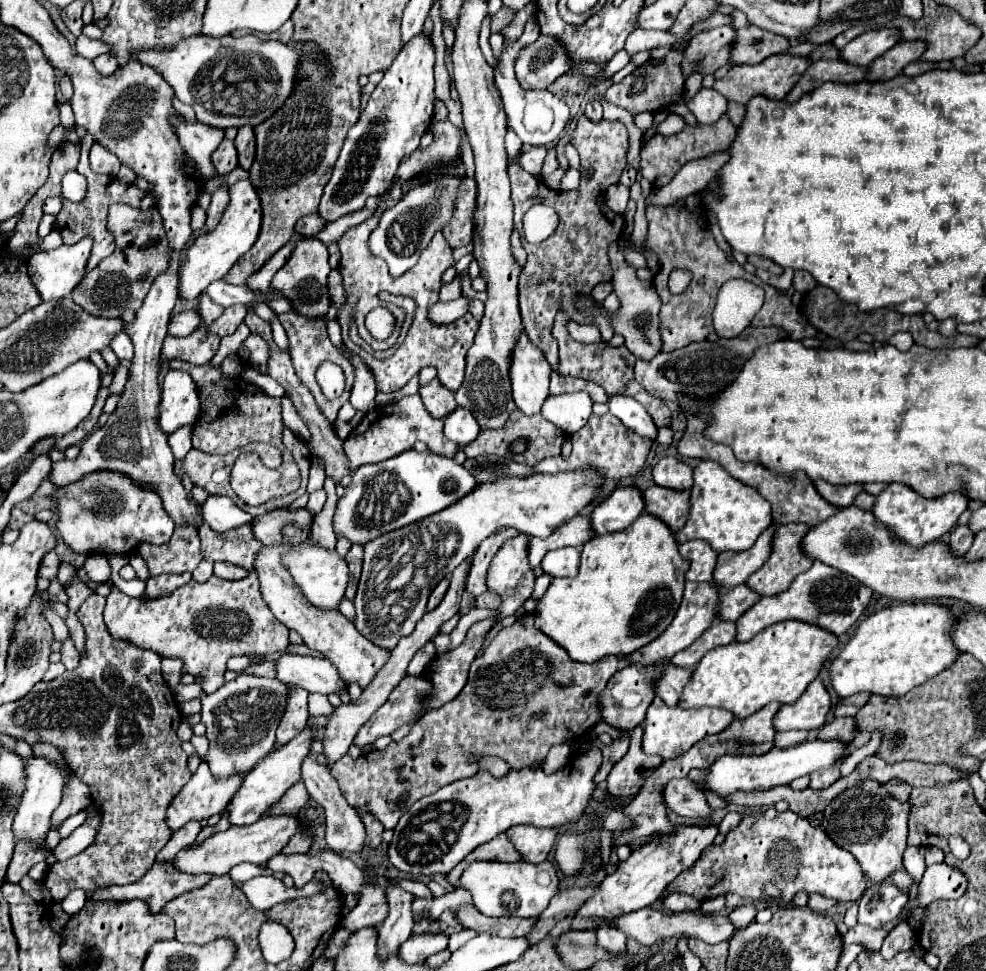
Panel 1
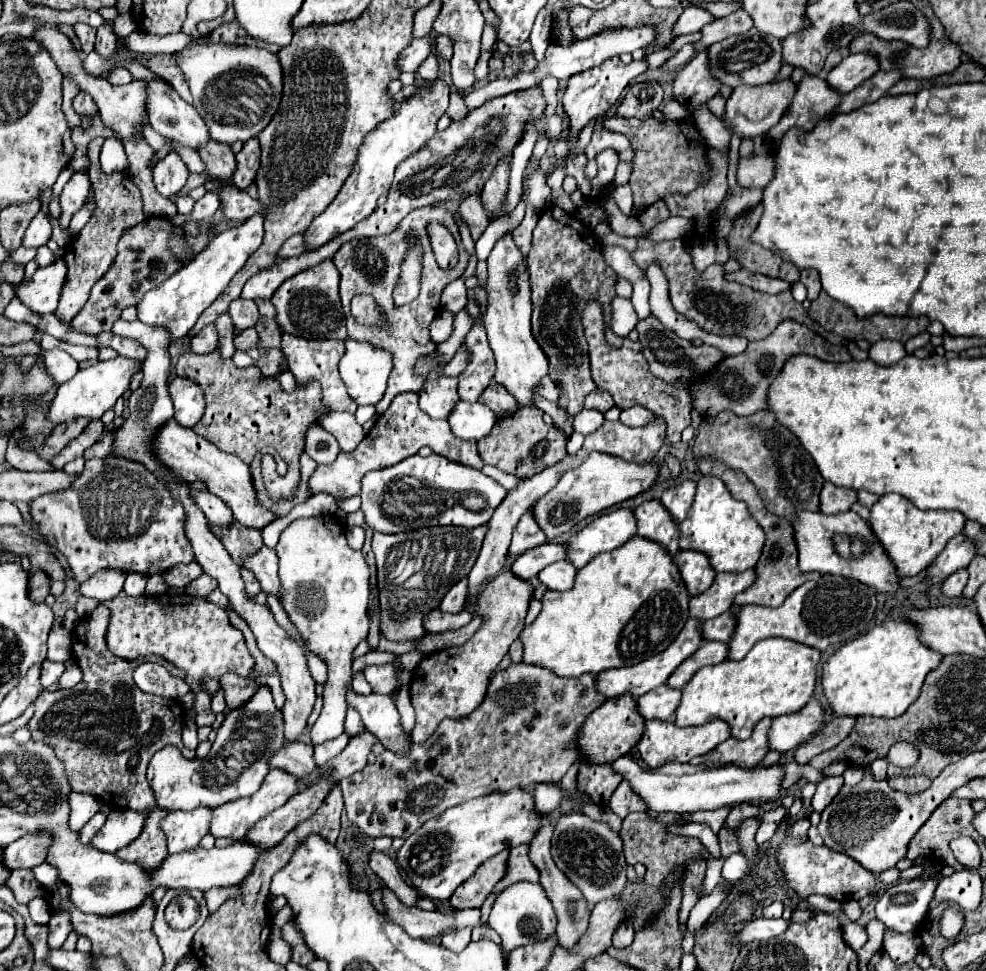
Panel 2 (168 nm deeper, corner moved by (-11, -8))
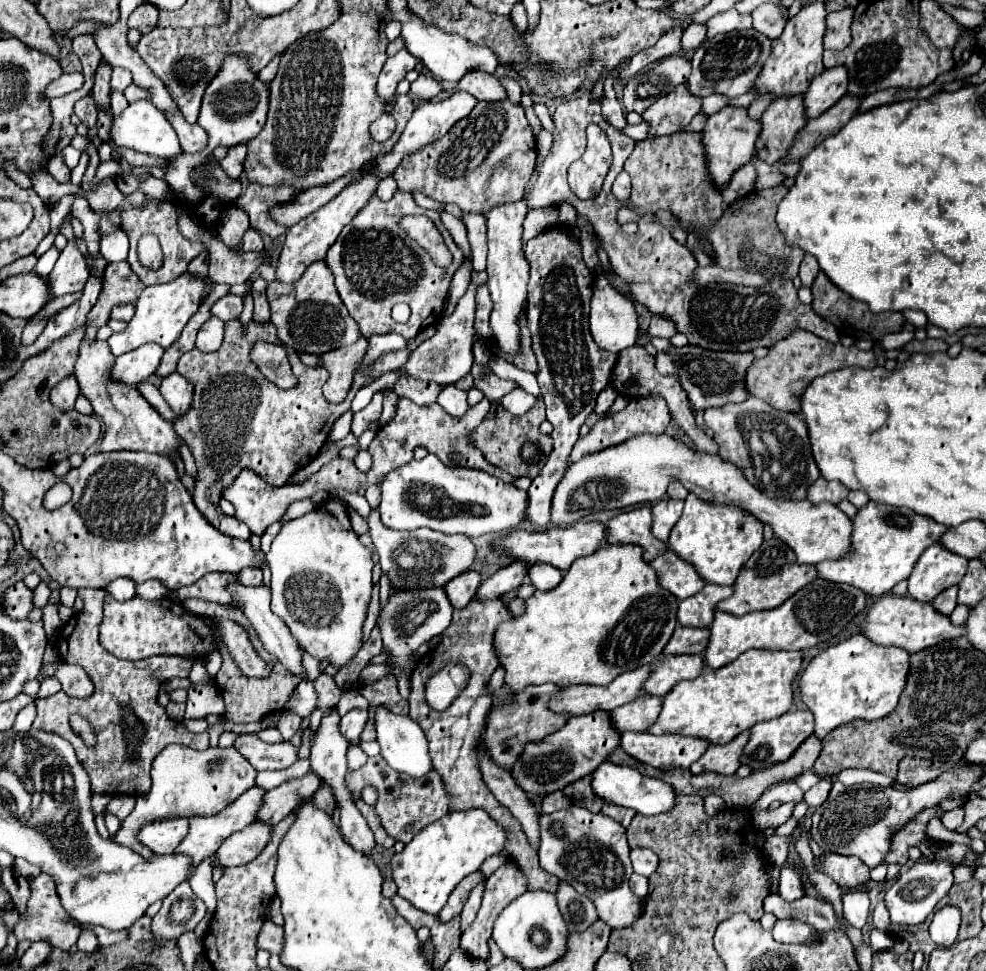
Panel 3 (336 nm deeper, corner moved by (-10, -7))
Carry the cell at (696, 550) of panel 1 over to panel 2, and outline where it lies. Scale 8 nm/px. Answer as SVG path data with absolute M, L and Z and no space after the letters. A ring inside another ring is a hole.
M680 550L674 556L674 562L680 568L686 588L690 588L690 596L698 596L700 592L706 592L712 586L716 574L712 572L712 568L708 568L708 558L700 556L700 552Z

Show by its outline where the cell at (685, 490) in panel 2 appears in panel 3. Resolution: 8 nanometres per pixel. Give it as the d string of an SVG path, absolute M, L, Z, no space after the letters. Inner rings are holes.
M663 497L661 501L653 503L651 507L651 515L653 515L653 523L651 523L651 533L667 543L669 533L673 529L673 525L679 521L681 517L681 509L683 509L683 501L673 501L669 497Z

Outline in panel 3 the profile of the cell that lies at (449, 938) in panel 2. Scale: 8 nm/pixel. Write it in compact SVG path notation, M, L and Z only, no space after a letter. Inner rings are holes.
M485 881L479 883L479 885L471 891L471 895L469 895L469 899L467 899L467 903L465 903L463 911L461 911L461 931L465 931L465 927L467 927L469 923L473 923L473 919L475 919L475 915L477 915L477 911L479 911L479 905L481 905L483 889L485 889Z

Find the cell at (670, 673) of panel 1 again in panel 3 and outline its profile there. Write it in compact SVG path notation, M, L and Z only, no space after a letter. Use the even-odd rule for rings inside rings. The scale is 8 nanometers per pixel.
M641 695L639 699L633 699L631 703L617 707L609 713L611 725L615 725L615 731L645 731L651 727L655 717L661 711L661 699L653 695Z

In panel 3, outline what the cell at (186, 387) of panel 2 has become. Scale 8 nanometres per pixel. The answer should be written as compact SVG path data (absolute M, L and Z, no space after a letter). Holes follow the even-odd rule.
M171 373L163 379L161 387L159 387L161 395L165 397L165 401L171 405L171 409L175 411L175 415L183 415L187 413L187 409L191 407L191 399L193 399L193 385L181 377L179 373Z

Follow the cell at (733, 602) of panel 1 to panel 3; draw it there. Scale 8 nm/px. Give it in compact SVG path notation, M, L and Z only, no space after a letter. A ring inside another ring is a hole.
M677 627L675 635L669 639L663 655L701 655L707 645L707 629L687 629Z

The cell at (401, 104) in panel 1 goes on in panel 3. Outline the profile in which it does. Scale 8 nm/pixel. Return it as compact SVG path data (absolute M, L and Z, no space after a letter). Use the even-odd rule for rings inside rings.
M361 175L361 179L357 177L349 187L345 187L335 199L331 199L327 205L323 205L319 211L315 211L315 215L309 215L305 219L301 219L297 225L293 225L287 231L287 239L285 245L279 253L279 261L277 261L277 271L275 271L275 279L279 283L295 283L297 279L301 279L301 275L305 273L305 269L313 263L313 261L321 261L325 259L327 249L337 241L341 229L355 217L355 213L363 207L363 203L369 201L369 197L375 193L377 189L377 181L375 175Z

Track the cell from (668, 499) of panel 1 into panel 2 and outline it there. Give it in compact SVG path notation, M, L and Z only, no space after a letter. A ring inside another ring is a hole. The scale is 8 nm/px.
M650 500L640 504L634 510L634 514L638 520L638 536L662 544L672 556L680 550L678 548L680 526L676 520L668 516L668 510L664 508L664 504L660 504L660 500Z

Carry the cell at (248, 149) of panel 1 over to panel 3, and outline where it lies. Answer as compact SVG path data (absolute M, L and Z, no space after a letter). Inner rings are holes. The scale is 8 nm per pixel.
M235 145L229 149L229 153L225 155L225 159L219 161L221 169L231 177L231 179L239 179L243 173L243 161L247 155L247 147L245 145Z

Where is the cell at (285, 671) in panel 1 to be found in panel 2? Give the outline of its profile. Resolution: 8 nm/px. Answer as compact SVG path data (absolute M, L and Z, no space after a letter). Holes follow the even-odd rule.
M348 686L346 692L346 702L352 706L356 712L360 712L362 722L366 730L370 730L378 740L394 752L404 752L408 748L408 736L400 728L400 714L396 710L396 704L392 696L362 696Z

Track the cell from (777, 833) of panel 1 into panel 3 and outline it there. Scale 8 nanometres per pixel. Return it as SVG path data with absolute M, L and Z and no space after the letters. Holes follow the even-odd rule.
M829 853L821 857L821 865L825 875L831 875L841 887L857 887L869 883L869 867L863 865L861 859Z

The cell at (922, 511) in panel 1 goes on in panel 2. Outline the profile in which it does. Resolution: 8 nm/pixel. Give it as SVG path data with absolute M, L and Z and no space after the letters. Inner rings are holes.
M896 494L882 496L872 506L870 514L870 526L892 562L896 564L900 576L914 576L930 566L930 562L944 550L948 540L964 530L964 524L966 518L960 516L960 512L924 512L916 508L910 500L904 500L904 496Z

